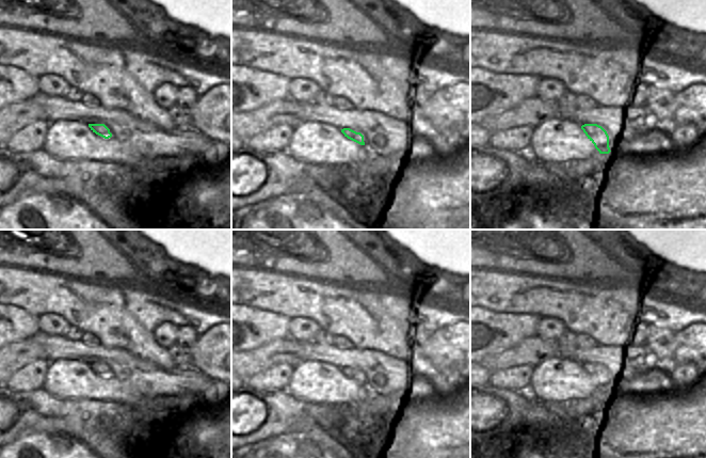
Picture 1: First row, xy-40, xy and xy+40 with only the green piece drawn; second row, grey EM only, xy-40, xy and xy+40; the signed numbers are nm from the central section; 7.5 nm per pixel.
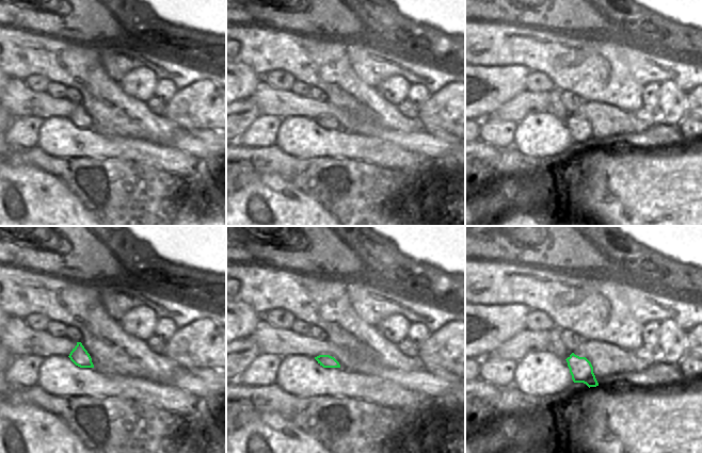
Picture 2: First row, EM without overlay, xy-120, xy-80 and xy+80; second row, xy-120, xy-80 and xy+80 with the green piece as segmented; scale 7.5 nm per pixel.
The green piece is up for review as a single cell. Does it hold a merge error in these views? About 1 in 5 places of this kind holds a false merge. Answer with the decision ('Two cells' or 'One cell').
One cell.

